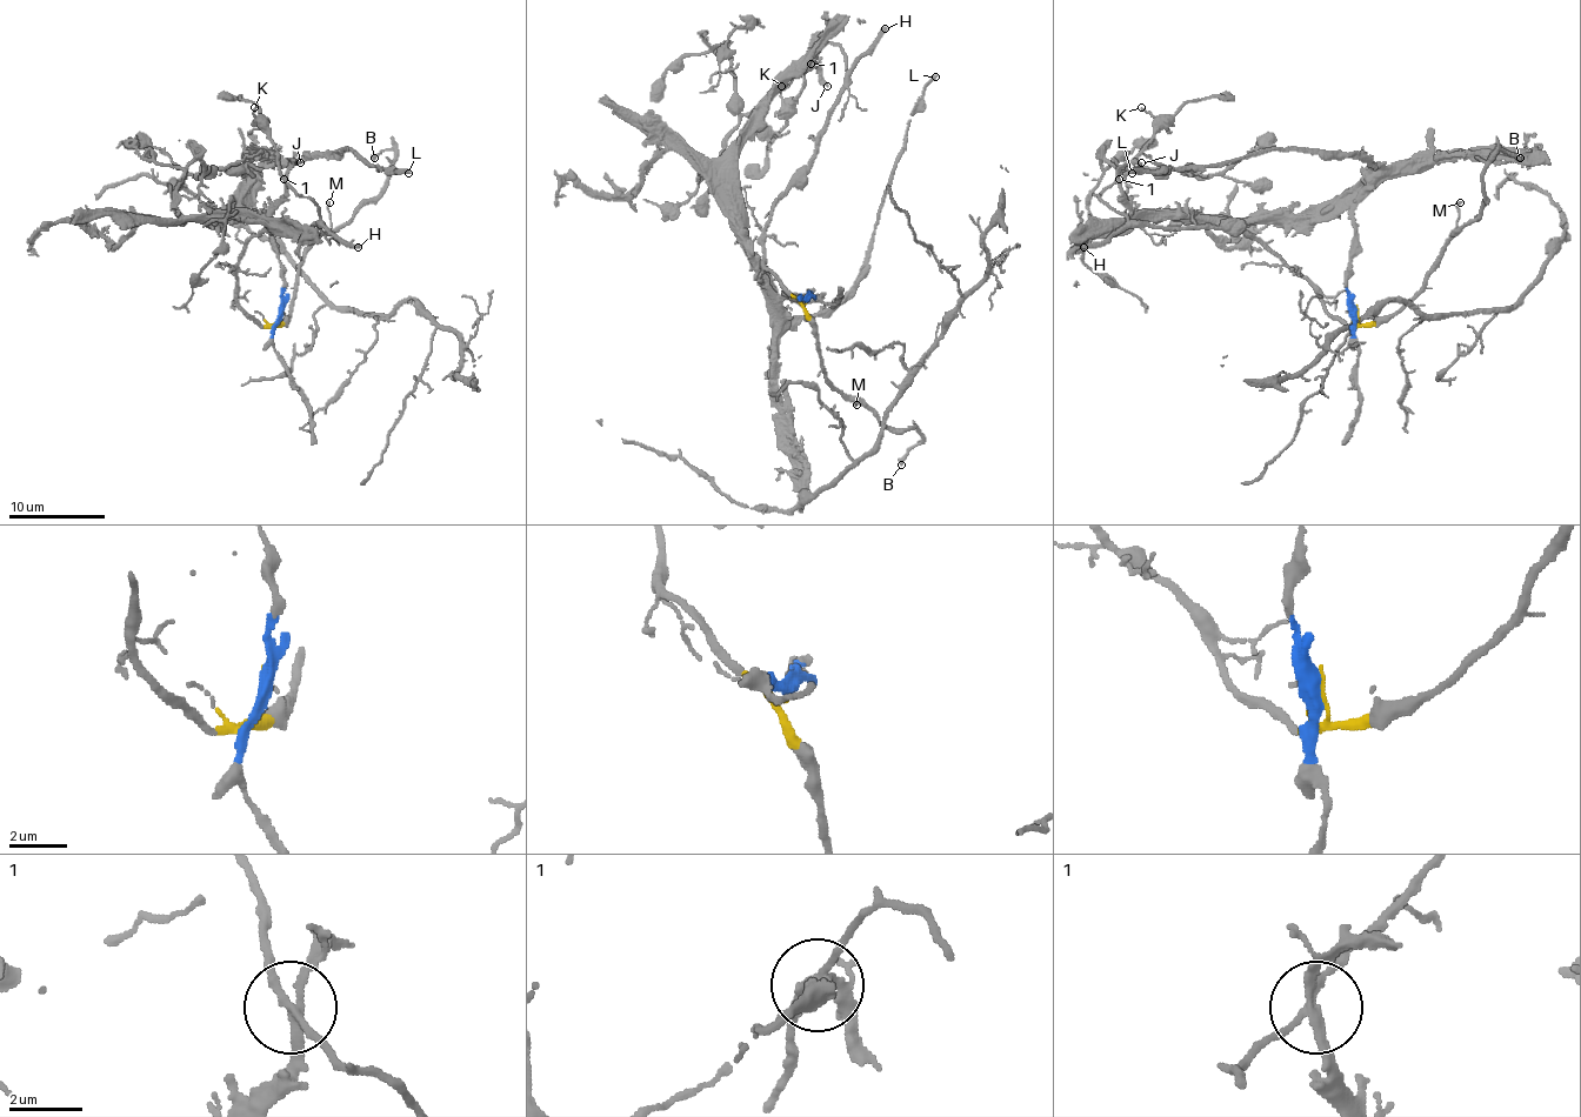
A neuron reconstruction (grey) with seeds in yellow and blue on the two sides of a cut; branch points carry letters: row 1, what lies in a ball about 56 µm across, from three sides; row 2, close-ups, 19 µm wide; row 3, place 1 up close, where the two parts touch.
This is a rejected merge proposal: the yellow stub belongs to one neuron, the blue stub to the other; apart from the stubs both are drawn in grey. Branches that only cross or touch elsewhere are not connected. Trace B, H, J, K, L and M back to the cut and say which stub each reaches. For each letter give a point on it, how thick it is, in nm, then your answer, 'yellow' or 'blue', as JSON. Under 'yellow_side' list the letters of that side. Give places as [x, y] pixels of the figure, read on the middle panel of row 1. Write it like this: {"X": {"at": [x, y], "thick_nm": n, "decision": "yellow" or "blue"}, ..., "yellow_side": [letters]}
{"B": {"at": [901, 465], "thick_nm": 240, "decision": "yellow"}, "H": {"at": [885, 28], "thick_nm": 240, "decision": "yellow"}, "J": {"at": [827, 86], "thick_nm": 260, "decision": "blue"}, "K": {"at": [781, 86], "thick_nm": 120, "decision": "yellow"}, "L": {"at": [935, 77], "thick_nm": 280, "decision": "blue"}, "M": {"at": [856, 405], "thick_nm": 140, "decision": "yellow"}, "yellow_side": ["B", "H", "K", "M"]}

